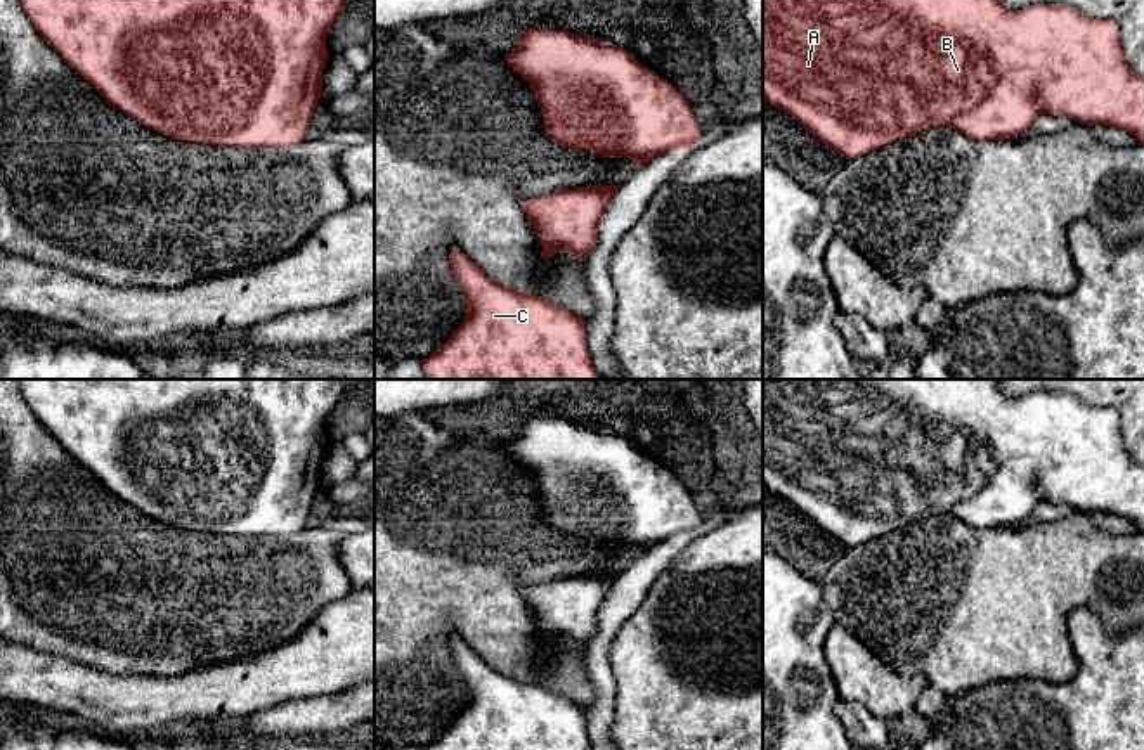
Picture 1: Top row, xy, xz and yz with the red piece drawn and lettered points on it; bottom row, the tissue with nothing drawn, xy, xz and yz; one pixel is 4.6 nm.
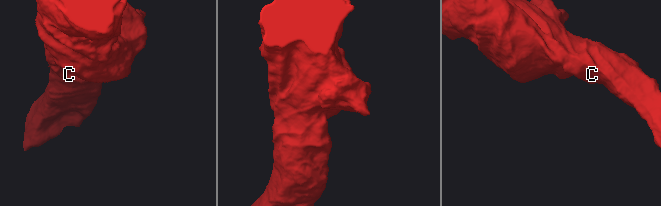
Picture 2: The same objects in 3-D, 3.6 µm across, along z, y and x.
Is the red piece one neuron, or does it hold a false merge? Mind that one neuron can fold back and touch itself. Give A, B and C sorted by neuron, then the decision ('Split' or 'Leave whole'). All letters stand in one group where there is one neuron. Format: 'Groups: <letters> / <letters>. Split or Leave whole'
Groups: A B C. Leave whole

